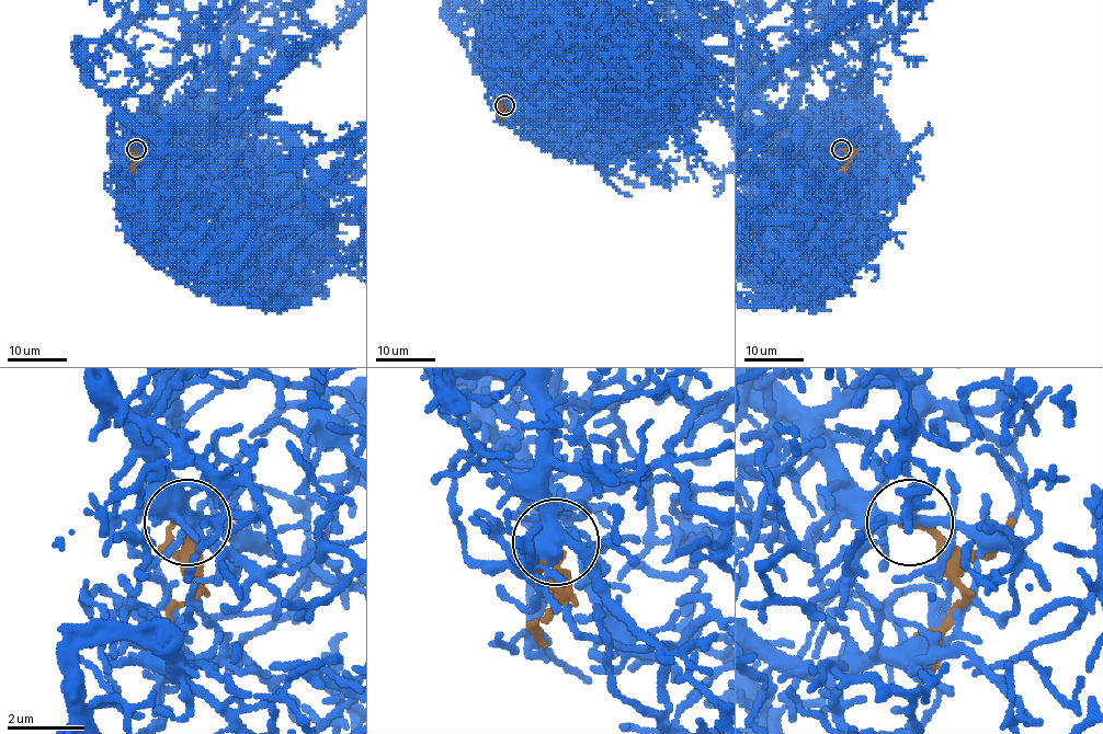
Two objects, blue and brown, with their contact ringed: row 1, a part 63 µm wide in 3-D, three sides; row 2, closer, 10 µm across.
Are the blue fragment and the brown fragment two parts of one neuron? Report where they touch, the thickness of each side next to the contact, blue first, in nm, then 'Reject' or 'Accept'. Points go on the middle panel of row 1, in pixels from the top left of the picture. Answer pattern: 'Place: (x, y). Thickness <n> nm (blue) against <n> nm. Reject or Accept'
Place: (504, 105). Thickness 180 nm (blue) against 200 nm. Reject

